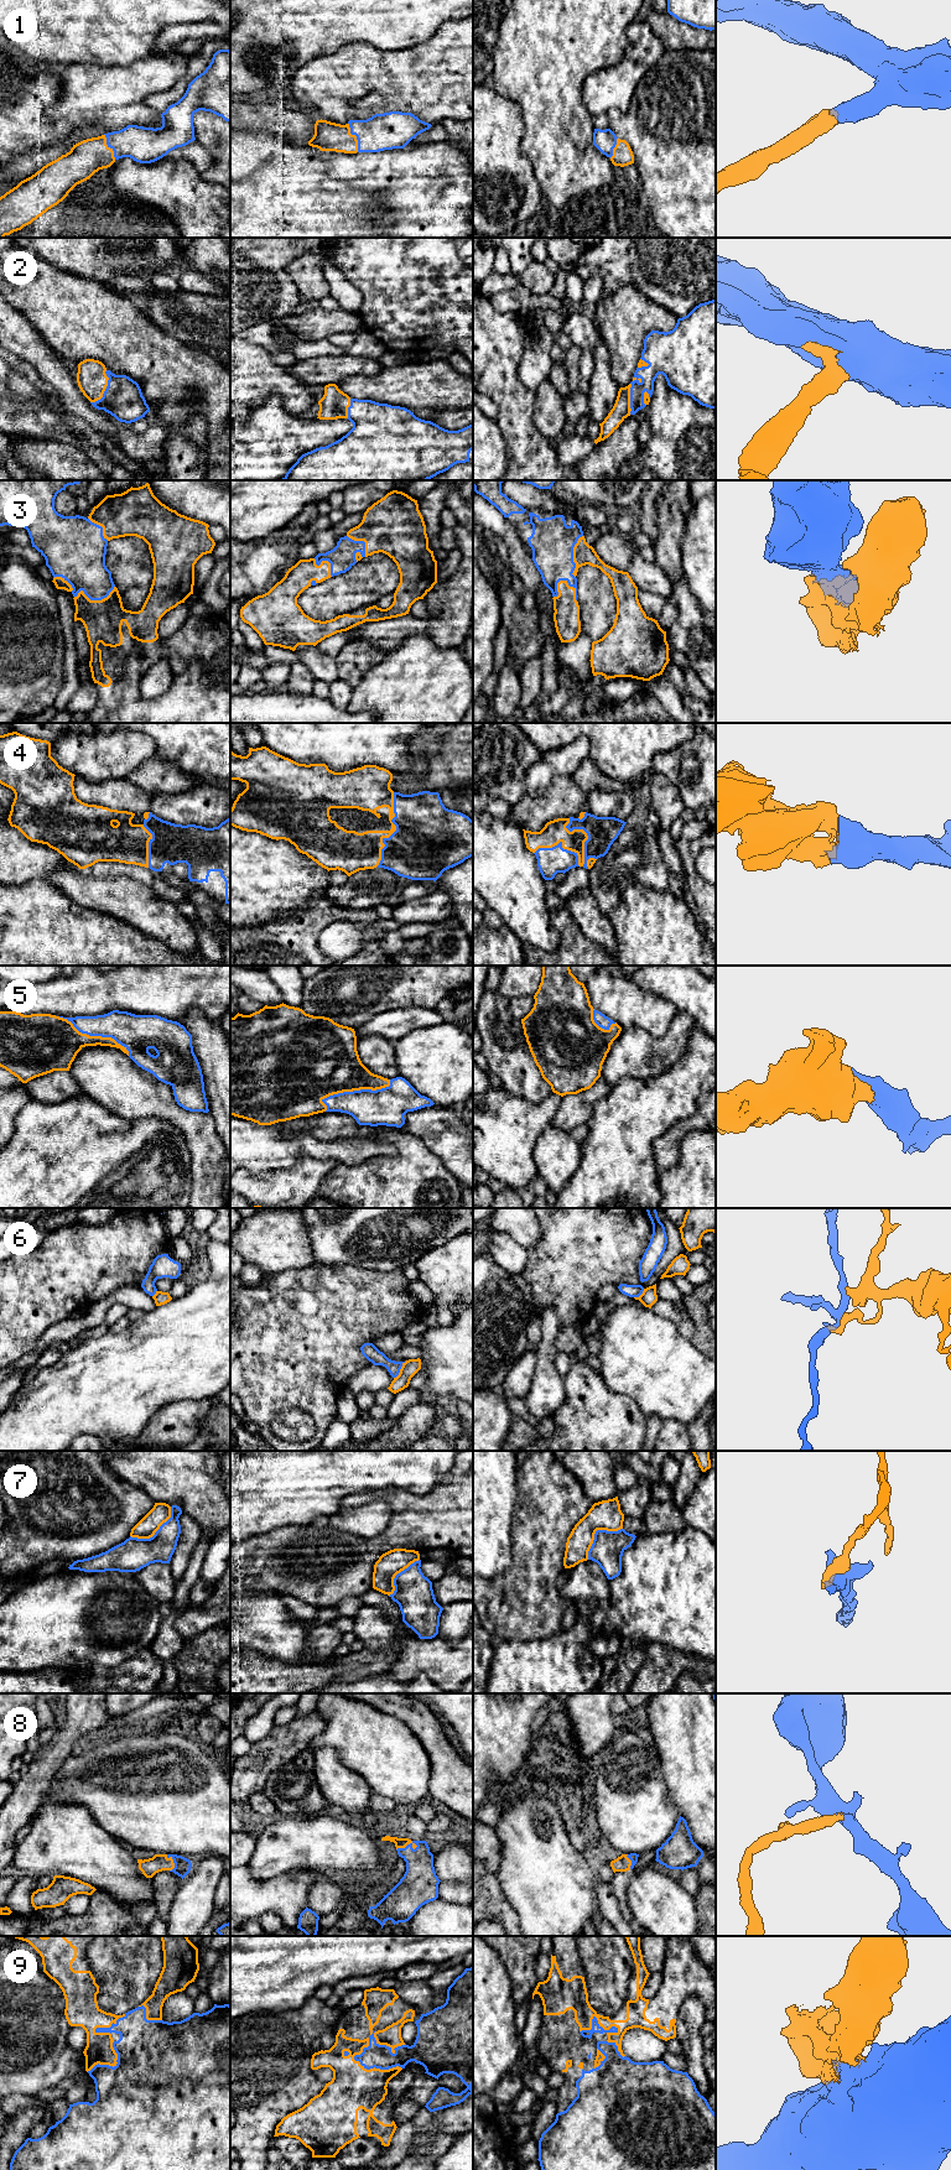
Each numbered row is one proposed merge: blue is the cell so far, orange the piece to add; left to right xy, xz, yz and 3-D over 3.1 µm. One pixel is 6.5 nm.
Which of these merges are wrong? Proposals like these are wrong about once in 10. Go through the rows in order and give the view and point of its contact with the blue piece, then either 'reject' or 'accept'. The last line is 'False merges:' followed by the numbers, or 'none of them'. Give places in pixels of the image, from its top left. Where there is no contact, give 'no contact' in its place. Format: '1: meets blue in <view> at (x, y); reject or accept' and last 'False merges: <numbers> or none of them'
1: meets blue in xz at (356, 135); accept
2: meets blue in xy at (105, 389); accept
3: meets blue in yz at (573, 587); accept
4: meets blue in yz at (588, 837); accept
5: meets blue in xz at (353, 1091); accept
6: meets blue in xz at (399, 1370); reject
7: meets blue in yz at (596, 1533); reject
8: meets blue in xz at (408, 1845); accept
9: meets blue in xz at (377, 2067); accept
False merges: 6, 7

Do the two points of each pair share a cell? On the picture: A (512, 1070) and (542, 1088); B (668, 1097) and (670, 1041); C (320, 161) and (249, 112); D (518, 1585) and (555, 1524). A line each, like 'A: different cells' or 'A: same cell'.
A: same cell
B: different cells
C: different cells
D: same cell

